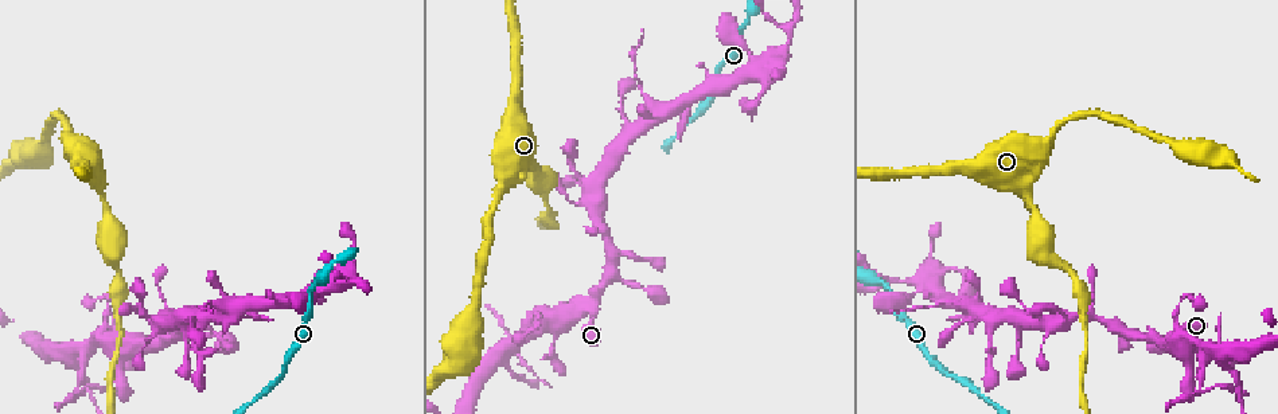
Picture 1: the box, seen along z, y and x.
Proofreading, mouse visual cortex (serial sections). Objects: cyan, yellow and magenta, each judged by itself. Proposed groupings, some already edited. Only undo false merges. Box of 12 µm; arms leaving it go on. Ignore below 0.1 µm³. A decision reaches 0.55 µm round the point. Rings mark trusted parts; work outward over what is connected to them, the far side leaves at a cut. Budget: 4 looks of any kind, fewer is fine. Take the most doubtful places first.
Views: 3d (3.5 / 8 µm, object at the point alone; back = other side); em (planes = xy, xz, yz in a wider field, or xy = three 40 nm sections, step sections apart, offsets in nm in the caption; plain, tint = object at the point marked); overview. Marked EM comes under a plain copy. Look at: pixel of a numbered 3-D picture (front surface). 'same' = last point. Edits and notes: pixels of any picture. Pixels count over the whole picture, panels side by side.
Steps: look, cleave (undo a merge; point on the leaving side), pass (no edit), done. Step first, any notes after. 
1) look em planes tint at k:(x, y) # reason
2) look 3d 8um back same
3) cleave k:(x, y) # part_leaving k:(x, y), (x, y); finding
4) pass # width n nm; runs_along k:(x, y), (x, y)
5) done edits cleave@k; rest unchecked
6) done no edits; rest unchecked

look 3d 3.5um at 1:(1077, 312) # thick turns thin

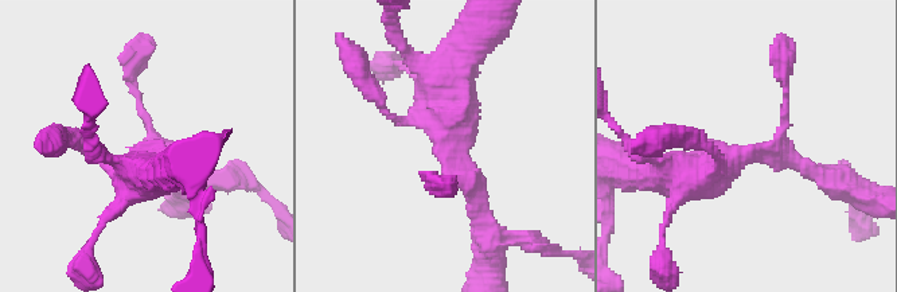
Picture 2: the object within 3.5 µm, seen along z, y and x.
look em xy step 2 tint at 2:(453, 156) # now the EM

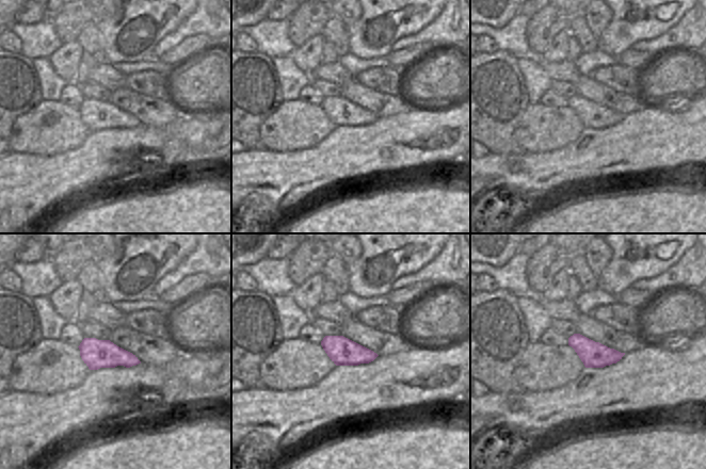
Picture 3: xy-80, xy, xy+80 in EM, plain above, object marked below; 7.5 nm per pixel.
pass # width 220 nm; runs_along 2:(484, 228), (451, 155), (455, 73); continuous, no second cell

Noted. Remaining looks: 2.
look 3d 3.5um at 1:(893, 279) # a fork

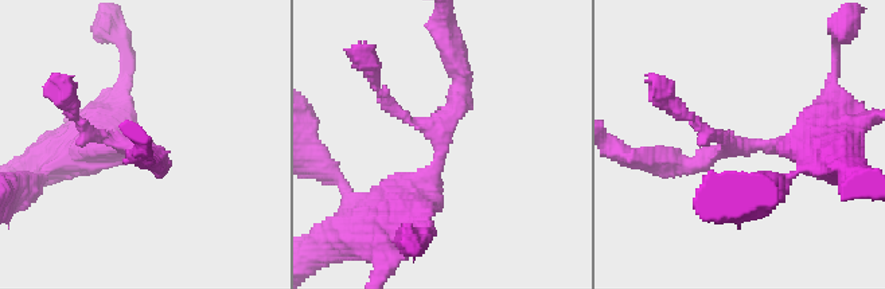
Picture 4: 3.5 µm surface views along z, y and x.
look em xy step 3 tint at 4:(437, 140)

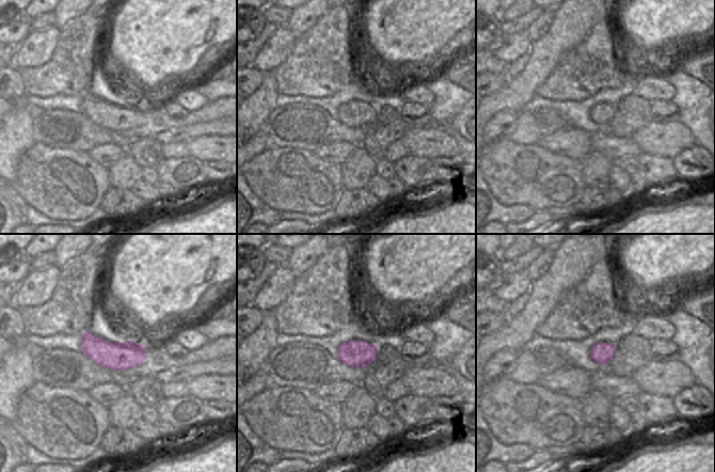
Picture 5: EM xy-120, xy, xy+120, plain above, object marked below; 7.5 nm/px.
pass # runs_along 4:(804, 148), (729, 144), (687, 116); one cell here

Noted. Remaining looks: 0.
done no edits; rest unchecked

